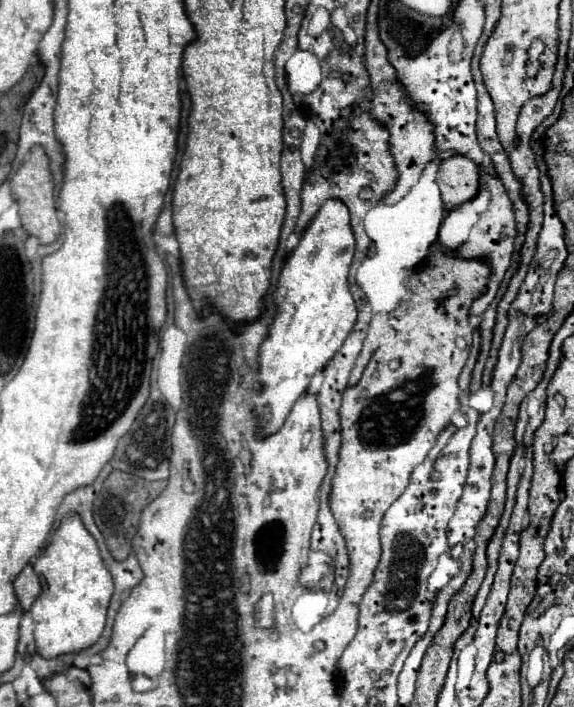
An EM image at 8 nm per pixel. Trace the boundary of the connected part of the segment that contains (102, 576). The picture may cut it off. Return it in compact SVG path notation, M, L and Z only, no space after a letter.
M69 512L63 516L51 542L33 562L33 570L41 580L41 594L29 610L35 620L37 652L43 658L55 658L95 644L105 628L113 582L99 554L97 542L83 526L79 514Z

